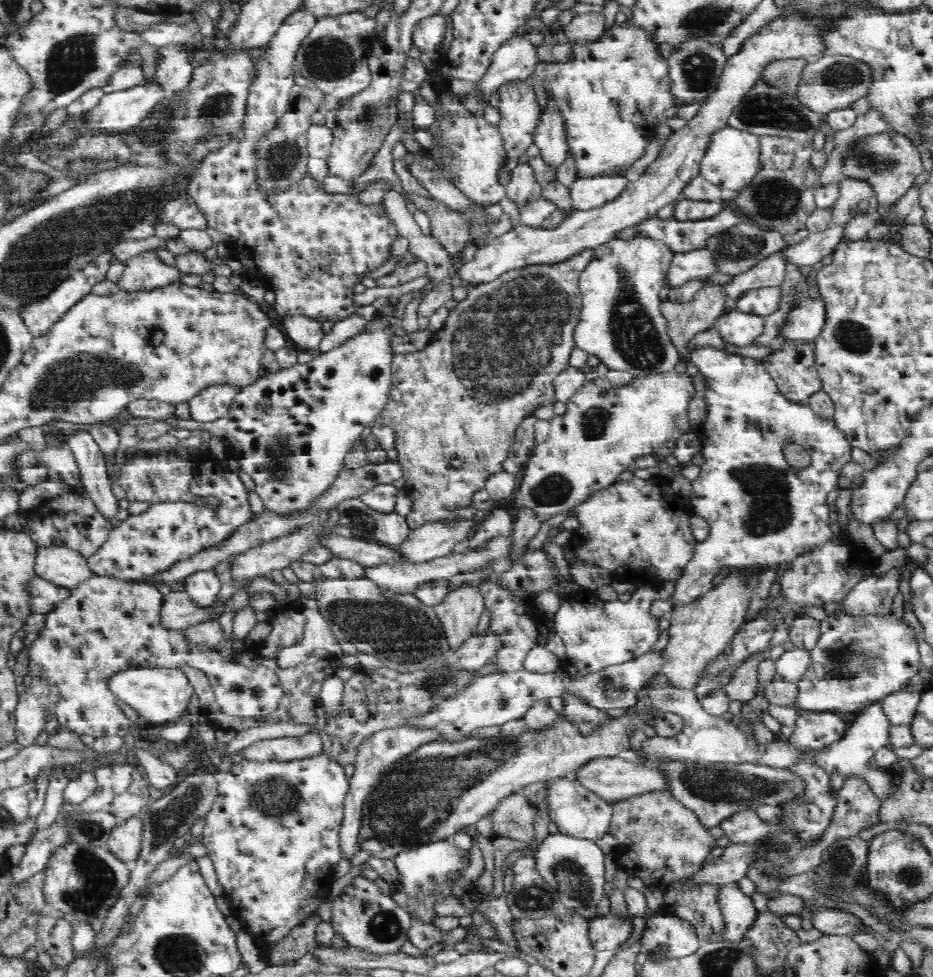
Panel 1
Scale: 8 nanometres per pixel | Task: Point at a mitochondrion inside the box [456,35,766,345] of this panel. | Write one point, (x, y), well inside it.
(698, 67)

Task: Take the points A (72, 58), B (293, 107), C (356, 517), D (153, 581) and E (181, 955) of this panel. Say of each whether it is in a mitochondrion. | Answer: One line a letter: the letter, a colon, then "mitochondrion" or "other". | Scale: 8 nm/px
A: mitochondrion
B: other
C: mitochondrion
D: other
E: mitochondrion

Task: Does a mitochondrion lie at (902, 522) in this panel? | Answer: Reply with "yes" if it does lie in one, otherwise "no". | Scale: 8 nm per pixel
no

